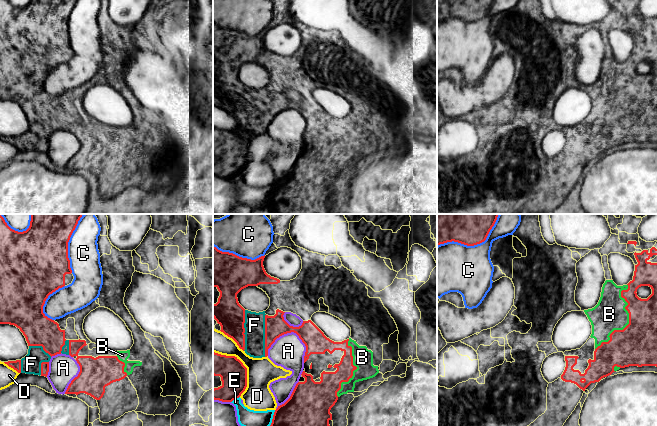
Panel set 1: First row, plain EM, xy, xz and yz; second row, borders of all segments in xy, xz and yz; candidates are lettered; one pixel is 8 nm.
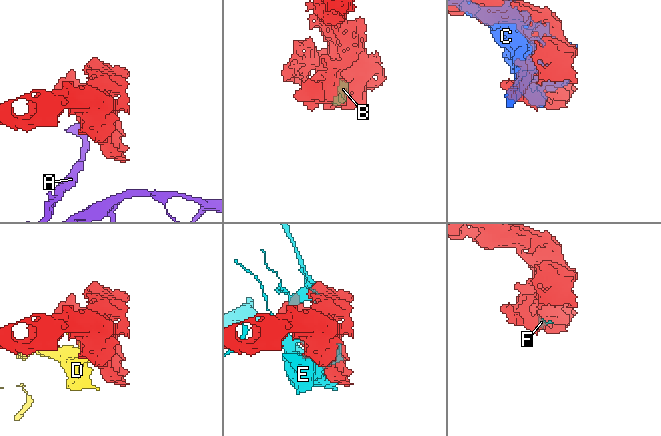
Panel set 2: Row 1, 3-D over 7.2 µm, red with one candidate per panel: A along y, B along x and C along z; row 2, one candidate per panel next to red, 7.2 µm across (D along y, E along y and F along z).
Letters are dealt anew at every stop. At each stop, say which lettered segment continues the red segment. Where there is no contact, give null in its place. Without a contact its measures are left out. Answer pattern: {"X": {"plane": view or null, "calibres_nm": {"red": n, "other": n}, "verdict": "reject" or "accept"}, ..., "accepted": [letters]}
{"A": {"plane": "xz", "calibres_nm": {"red": 180, "other": 260}, "verdict": "reject"}, "B": {"plane": "yz", "calibres_nm": {"red": 340, "other": 260}, "verdict": "accept"}, "C": {"plane": "yz", "calibres_nm": {"red": 460, "other": 400}, "verdict": "reject"}, "D": {"plane": "xz", "calibres_nm": {"red": 220, "other": 220}, "verdict": "reject"}, "E": {"plane": "xz", "calibres_nm": {"red": 280, "other": 140}, "verdict": "reject"}, "F": {"plane": "xz", "calibres_nm": {"red": 180, "other": 170}, "verdict": "accept"}, "accepted": ["B", "F"]}

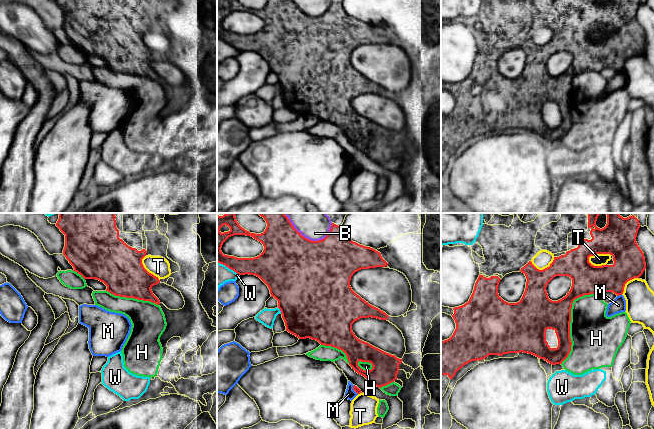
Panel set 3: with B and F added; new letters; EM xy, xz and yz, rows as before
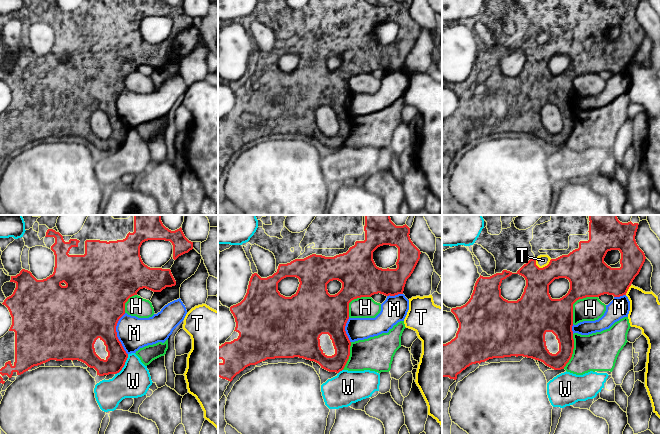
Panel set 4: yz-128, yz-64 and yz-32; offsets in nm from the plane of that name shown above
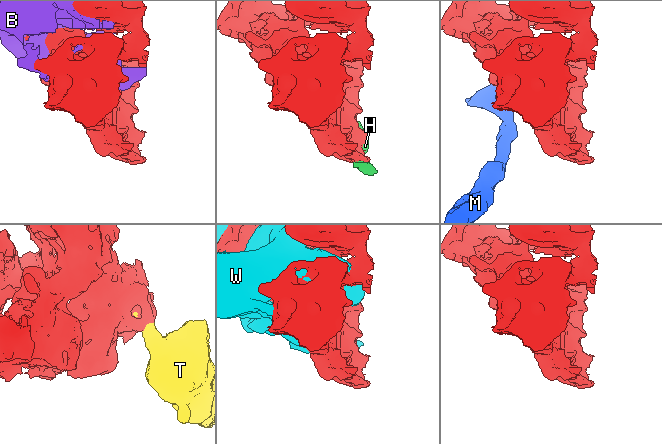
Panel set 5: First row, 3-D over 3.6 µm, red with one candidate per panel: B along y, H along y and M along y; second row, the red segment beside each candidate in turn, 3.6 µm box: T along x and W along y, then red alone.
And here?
{"B": {"plane": "xz", "calibres_nm": {"red": 500, "other": 300}, "verdict": "reject"}, "H": {"plane": "yz", "calibres_nm": {"red": 280, "other": 380}, "verdict": "reject"}, "M": {"plane": "yz", "calibres_nm": {"red": 220, "other": 120}, "verdict": "reject"}, "T": {"plane": "yz", "calibres_nm": {"red": 280, "other": 100}, "verdict": "reject"}, "W": {"plane": "xz", "calibres_nm": {"red": 500, "other": 130}, "verdict": "reject"}, "accepted": []}

